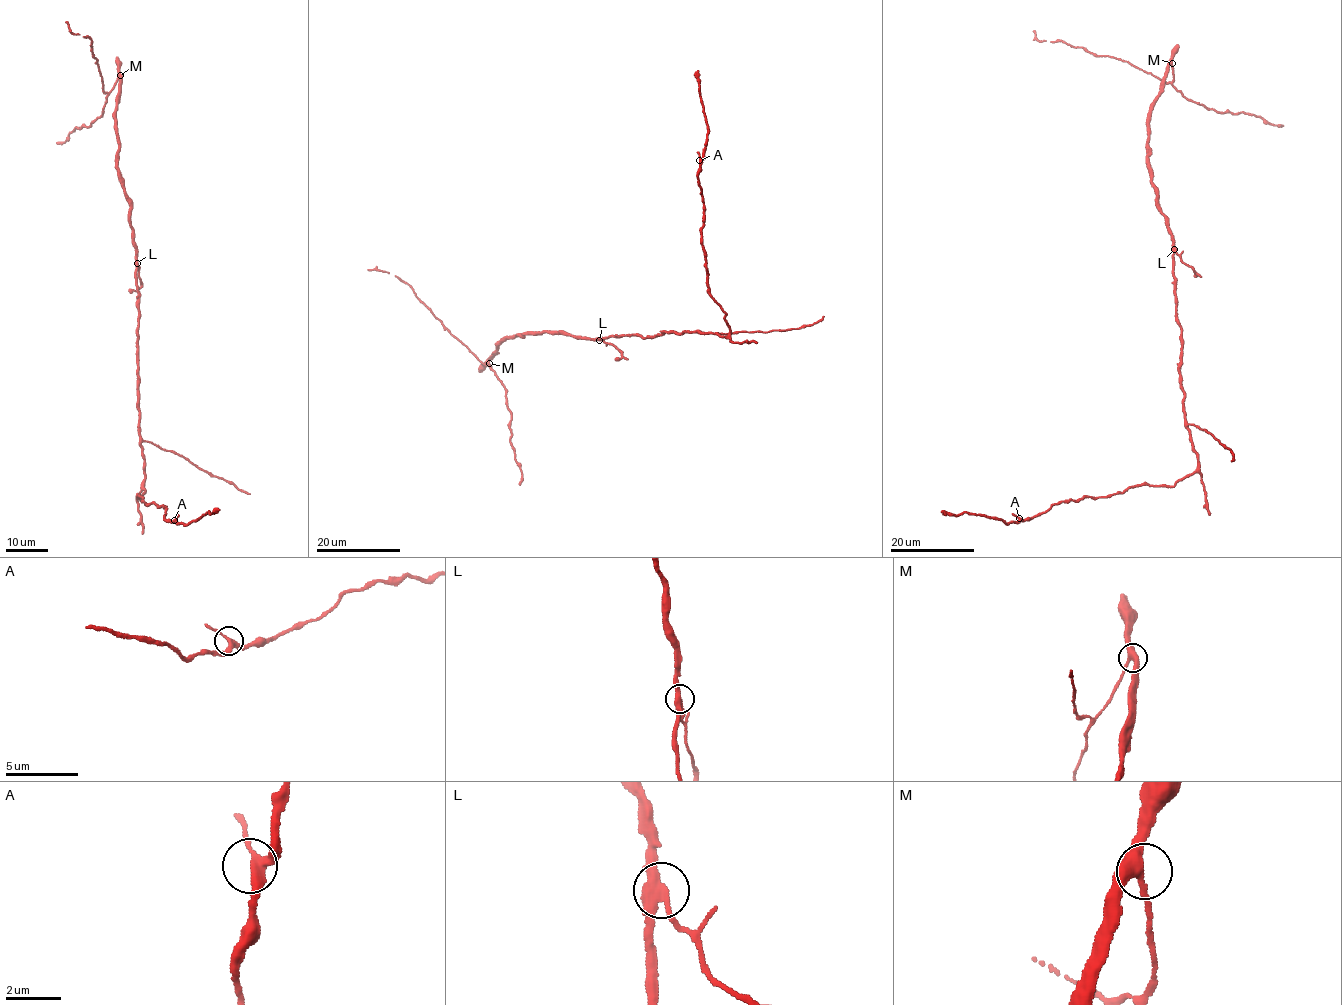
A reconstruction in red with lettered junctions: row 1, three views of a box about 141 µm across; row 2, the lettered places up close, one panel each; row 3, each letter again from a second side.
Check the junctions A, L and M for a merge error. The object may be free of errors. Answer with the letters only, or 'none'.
L

